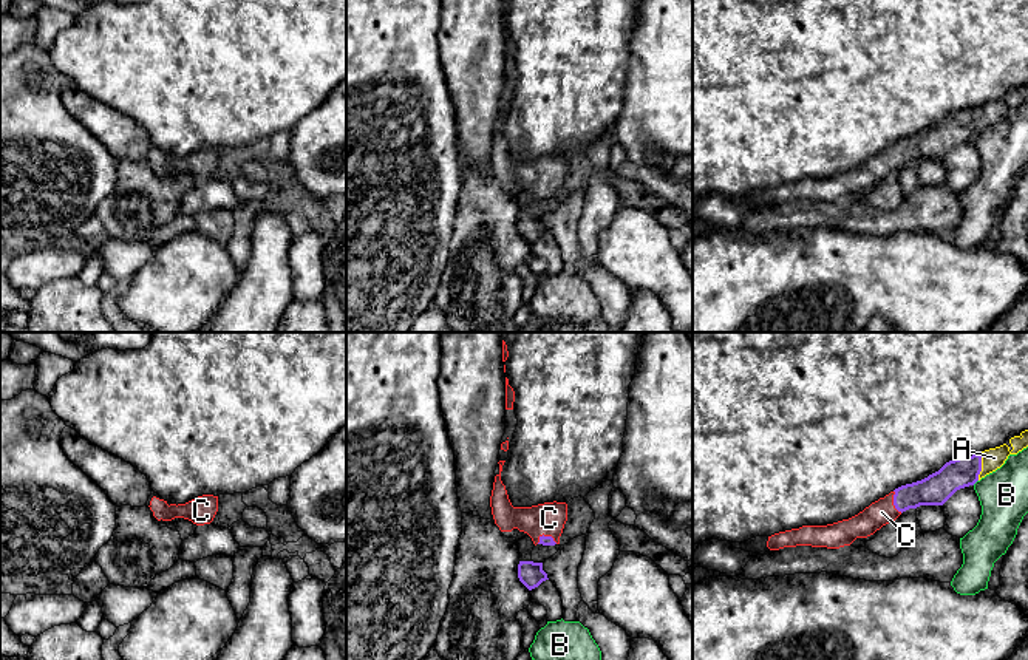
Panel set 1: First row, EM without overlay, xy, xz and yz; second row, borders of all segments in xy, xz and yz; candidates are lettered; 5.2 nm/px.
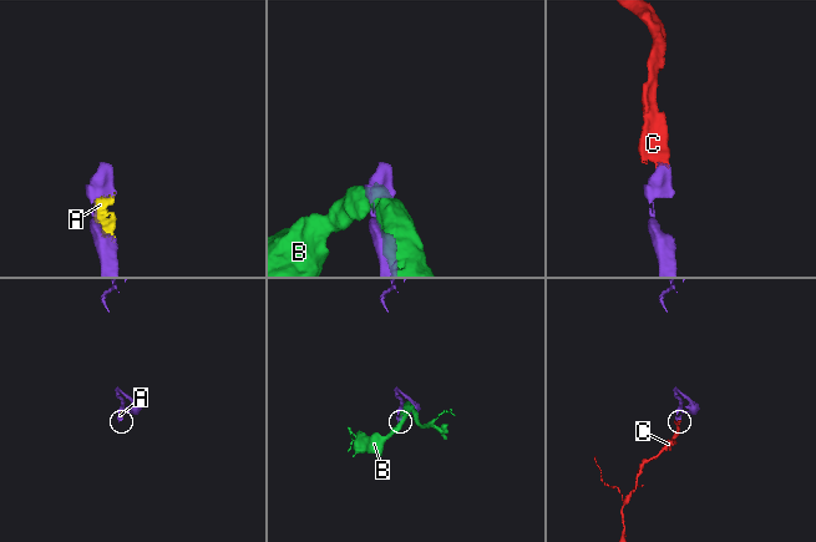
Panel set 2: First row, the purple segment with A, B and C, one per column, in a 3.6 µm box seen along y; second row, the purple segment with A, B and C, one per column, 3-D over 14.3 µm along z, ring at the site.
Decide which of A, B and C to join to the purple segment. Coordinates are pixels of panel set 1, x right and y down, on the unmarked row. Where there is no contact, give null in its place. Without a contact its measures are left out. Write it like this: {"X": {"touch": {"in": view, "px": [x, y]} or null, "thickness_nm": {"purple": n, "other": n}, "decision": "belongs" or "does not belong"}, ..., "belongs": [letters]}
{"A": {"touch": {"in": "yz", "px": [980, 121]}, "thickness_nm": {"purple": 160, "other": 110}, "decision": "belongs"}, "B": {"touch": {"in": "yz", "px": [974, 136]}, "thickness_nm": {"purple": 160, "other": 260}, "decision": "does not belong"}, "C": {"touch": {"in": "yz", "px": [894, 156]}, "thickness_nm": {"purple": 160, "other": 140}, "decision": "belongs"}, "belongs": ["A", "C"]}

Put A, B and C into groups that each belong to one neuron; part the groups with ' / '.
A C / B

